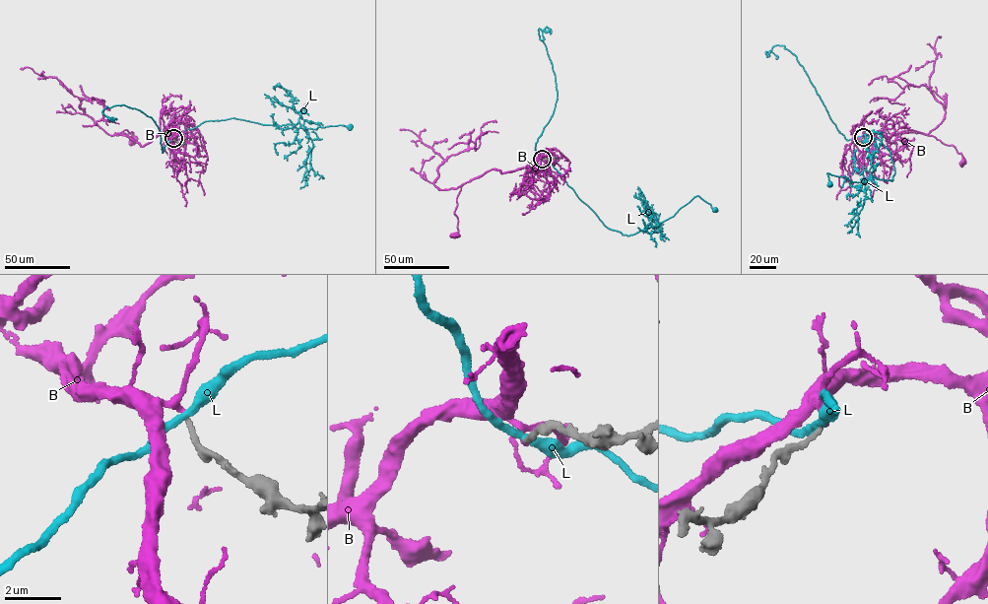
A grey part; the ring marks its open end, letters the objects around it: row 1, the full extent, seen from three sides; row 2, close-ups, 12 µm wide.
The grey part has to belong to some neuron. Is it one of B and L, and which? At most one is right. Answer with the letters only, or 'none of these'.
B

